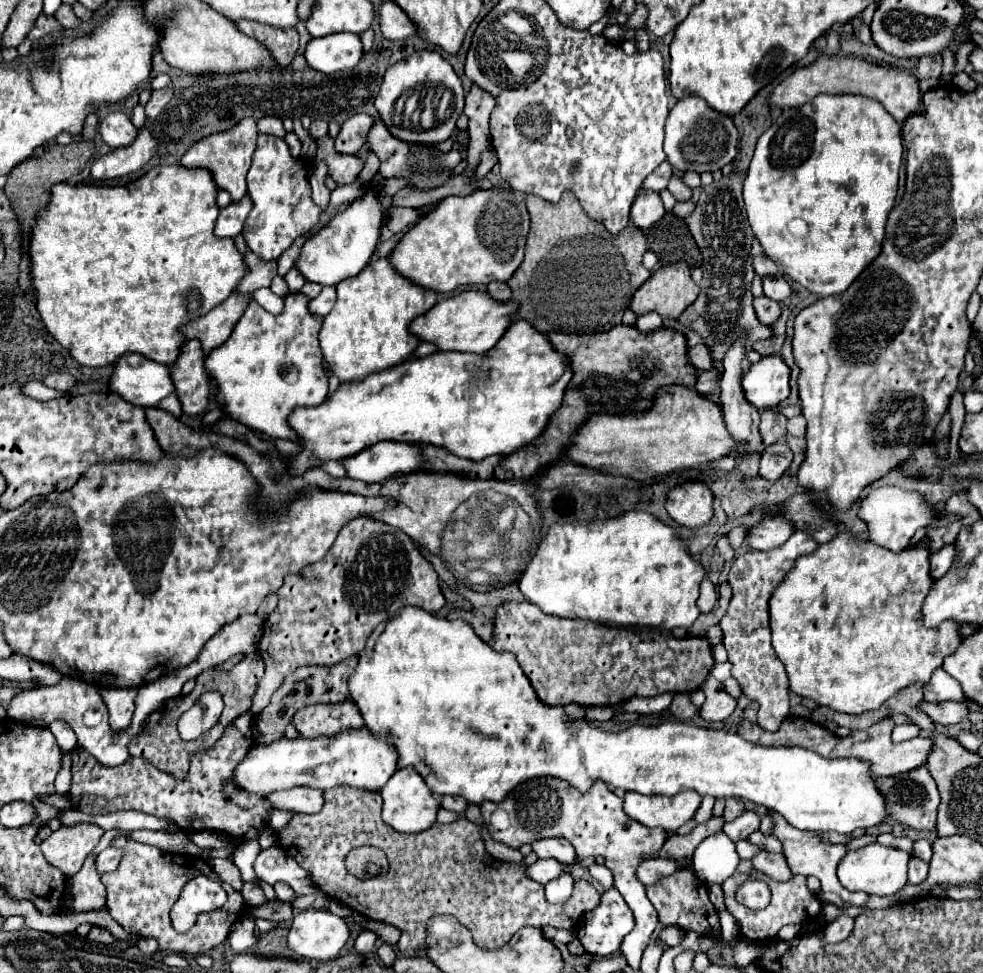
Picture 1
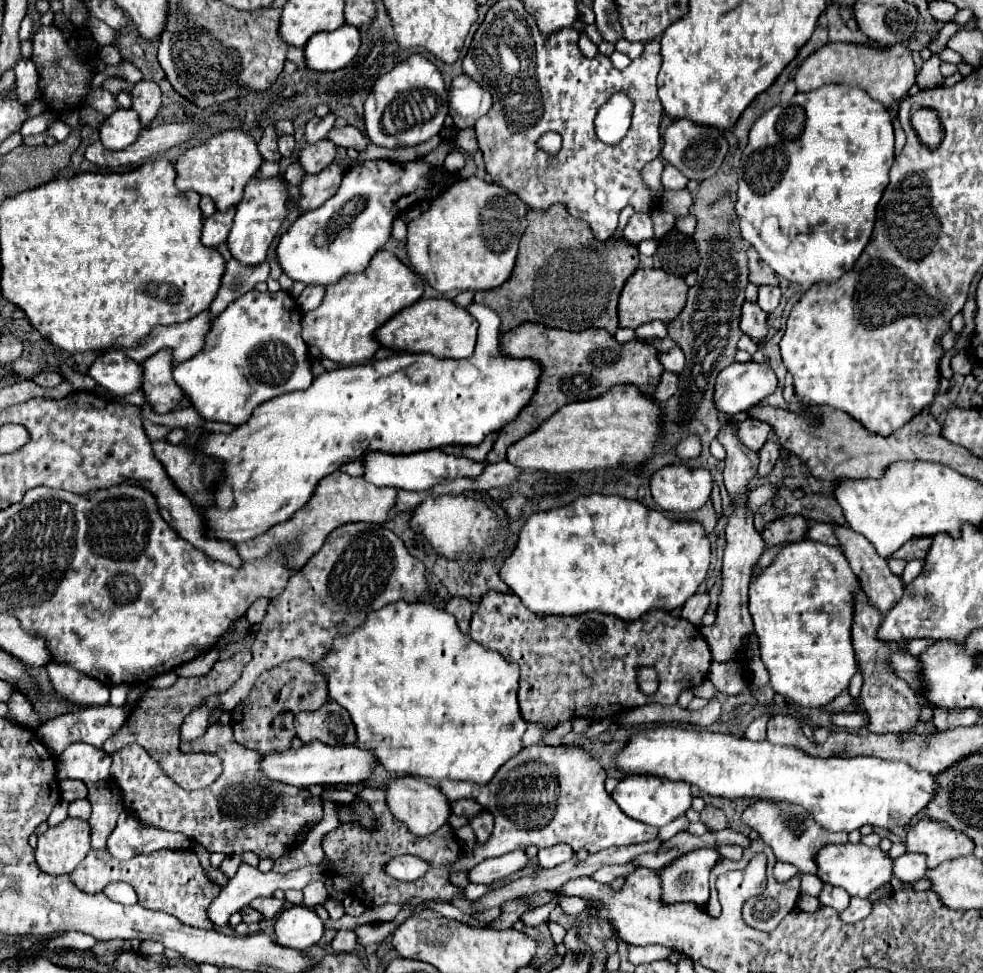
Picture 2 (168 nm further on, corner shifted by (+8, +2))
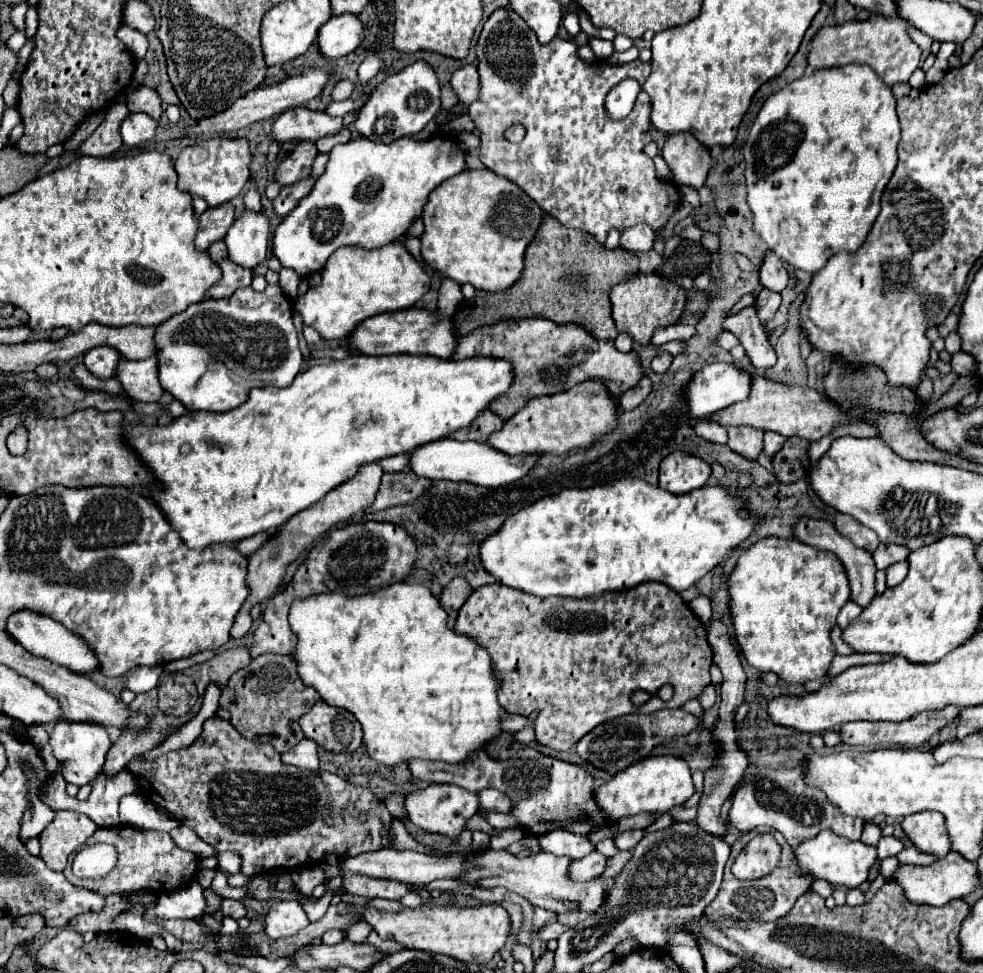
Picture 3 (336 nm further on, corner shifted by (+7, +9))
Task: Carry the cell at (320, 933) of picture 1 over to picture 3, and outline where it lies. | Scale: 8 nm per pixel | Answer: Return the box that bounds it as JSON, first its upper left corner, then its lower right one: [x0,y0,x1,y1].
[265,900,309,938]

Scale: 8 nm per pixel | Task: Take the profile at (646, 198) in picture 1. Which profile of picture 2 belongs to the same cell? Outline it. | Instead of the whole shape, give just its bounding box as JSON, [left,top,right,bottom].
[624,215,654,243]

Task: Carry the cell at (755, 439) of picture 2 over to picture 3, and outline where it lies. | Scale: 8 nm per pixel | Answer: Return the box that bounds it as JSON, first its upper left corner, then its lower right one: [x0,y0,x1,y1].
[727,426,763,460]

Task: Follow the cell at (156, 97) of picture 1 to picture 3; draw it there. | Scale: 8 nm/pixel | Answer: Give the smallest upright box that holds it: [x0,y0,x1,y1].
[125,86,163,120]

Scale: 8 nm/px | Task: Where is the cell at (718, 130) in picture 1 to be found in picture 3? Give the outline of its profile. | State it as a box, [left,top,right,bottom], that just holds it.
[661,134,711,190]

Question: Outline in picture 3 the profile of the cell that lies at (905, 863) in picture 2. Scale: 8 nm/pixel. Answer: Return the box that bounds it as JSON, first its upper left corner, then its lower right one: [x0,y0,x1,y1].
[897,846,937,866]

